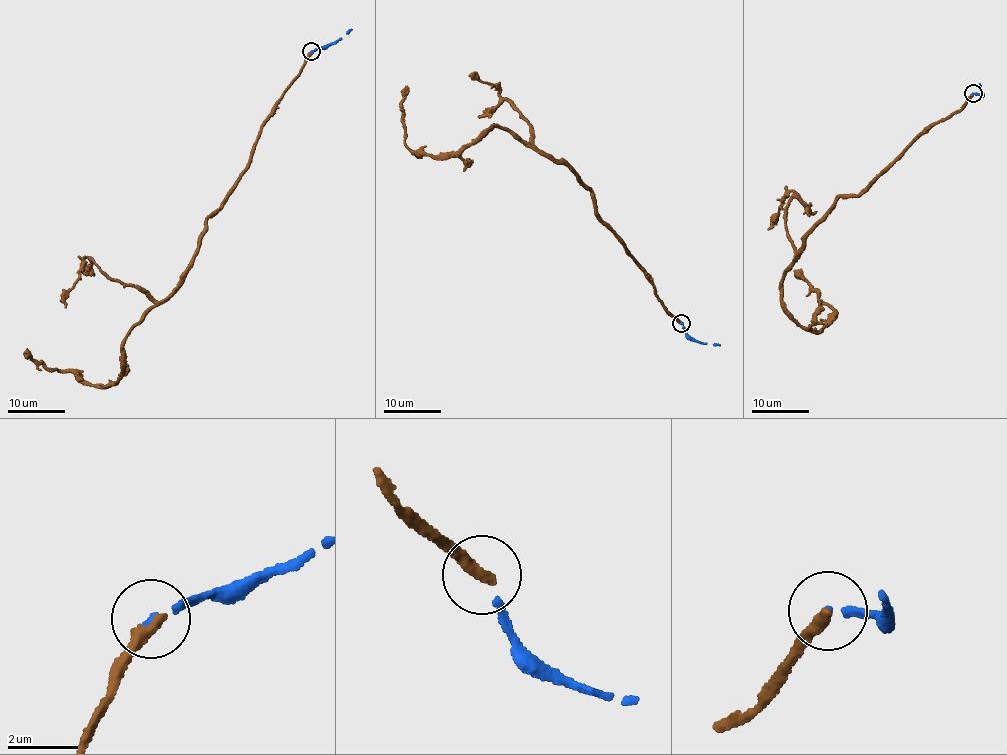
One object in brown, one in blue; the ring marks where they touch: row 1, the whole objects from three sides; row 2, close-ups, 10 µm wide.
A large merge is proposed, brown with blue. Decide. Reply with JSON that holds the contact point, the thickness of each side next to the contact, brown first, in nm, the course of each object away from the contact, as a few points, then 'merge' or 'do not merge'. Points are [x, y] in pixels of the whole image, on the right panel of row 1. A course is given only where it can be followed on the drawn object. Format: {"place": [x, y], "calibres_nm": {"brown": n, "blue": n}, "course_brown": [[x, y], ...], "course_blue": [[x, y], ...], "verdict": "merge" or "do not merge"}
{"place": [973, 93], "calibres_nm": {"brown": 340, "blue": 130}, "course_brown": [[973, 94], [862, 193], [839, 197], [806, 237], [785, 273], [784, 312], [818, 331], [835, 313], [793, 270]], "course_blue": [[973, 94], [981, 96], [980, 84]], "verdict": "do not merge"}

